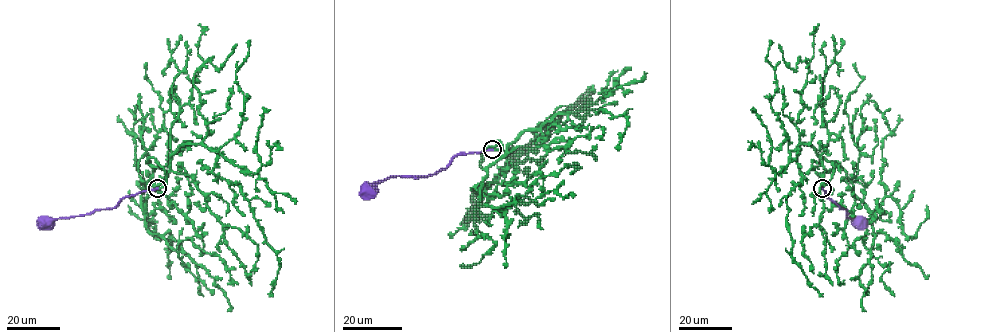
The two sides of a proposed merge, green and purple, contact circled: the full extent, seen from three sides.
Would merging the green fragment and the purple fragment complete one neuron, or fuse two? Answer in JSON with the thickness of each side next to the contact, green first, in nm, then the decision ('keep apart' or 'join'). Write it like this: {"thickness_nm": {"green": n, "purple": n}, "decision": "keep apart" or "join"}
{"thickness_nm": {"green": 320, "purple": 360}, "decision": "join"}

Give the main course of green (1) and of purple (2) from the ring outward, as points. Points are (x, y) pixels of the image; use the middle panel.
1: (492, 149), (500, 141), (483, 168), (526, 131), (575, 128), (592, 109), (624, 116), (616, 148)
2: (492, 149), (459, 154), (444, 169), (433, 174), (389, 177), (378, 182), (372, 191)

